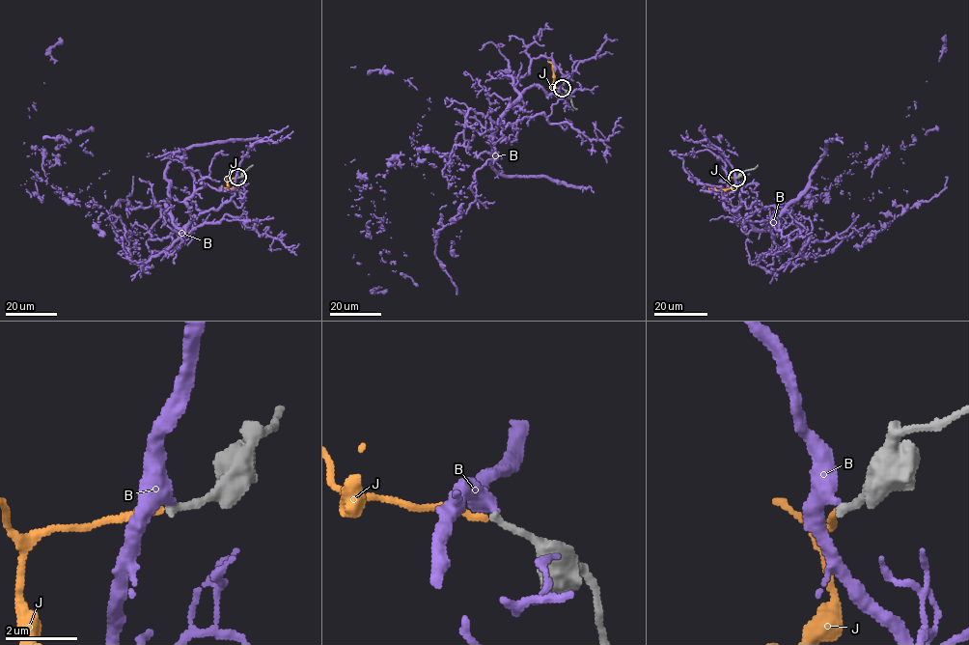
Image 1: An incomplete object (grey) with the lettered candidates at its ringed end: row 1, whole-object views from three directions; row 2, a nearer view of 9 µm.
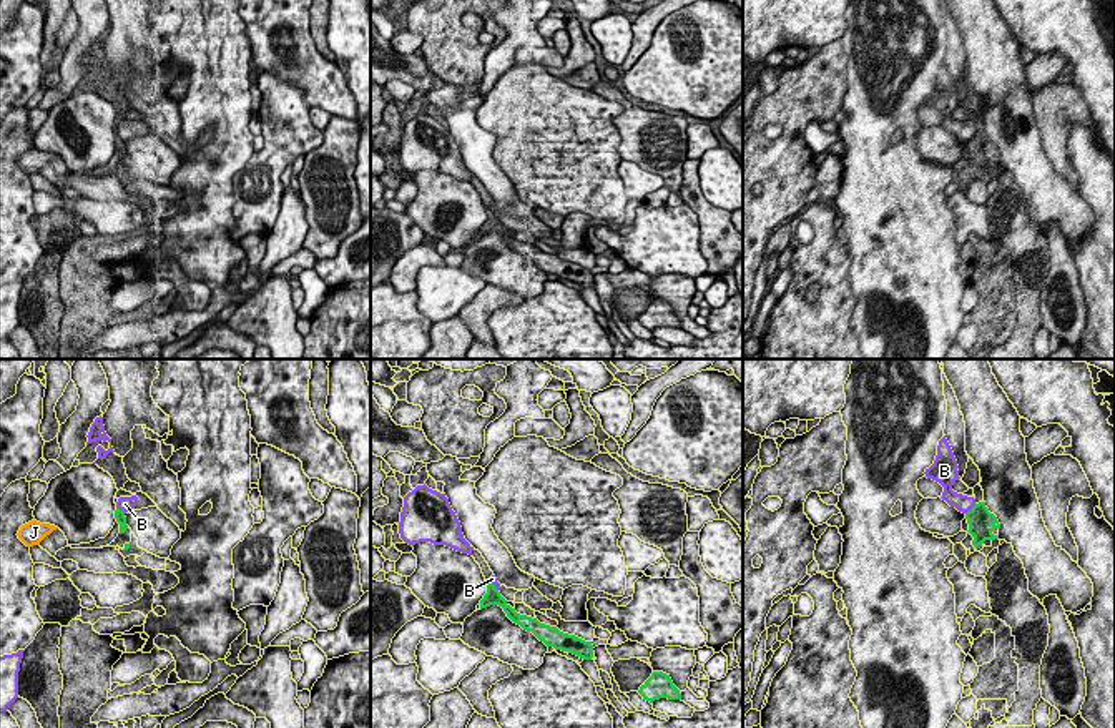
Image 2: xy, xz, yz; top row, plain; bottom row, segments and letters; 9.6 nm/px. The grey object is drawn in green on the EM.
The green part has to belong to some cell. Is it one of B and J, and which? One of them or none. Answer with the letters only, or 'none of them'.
J

